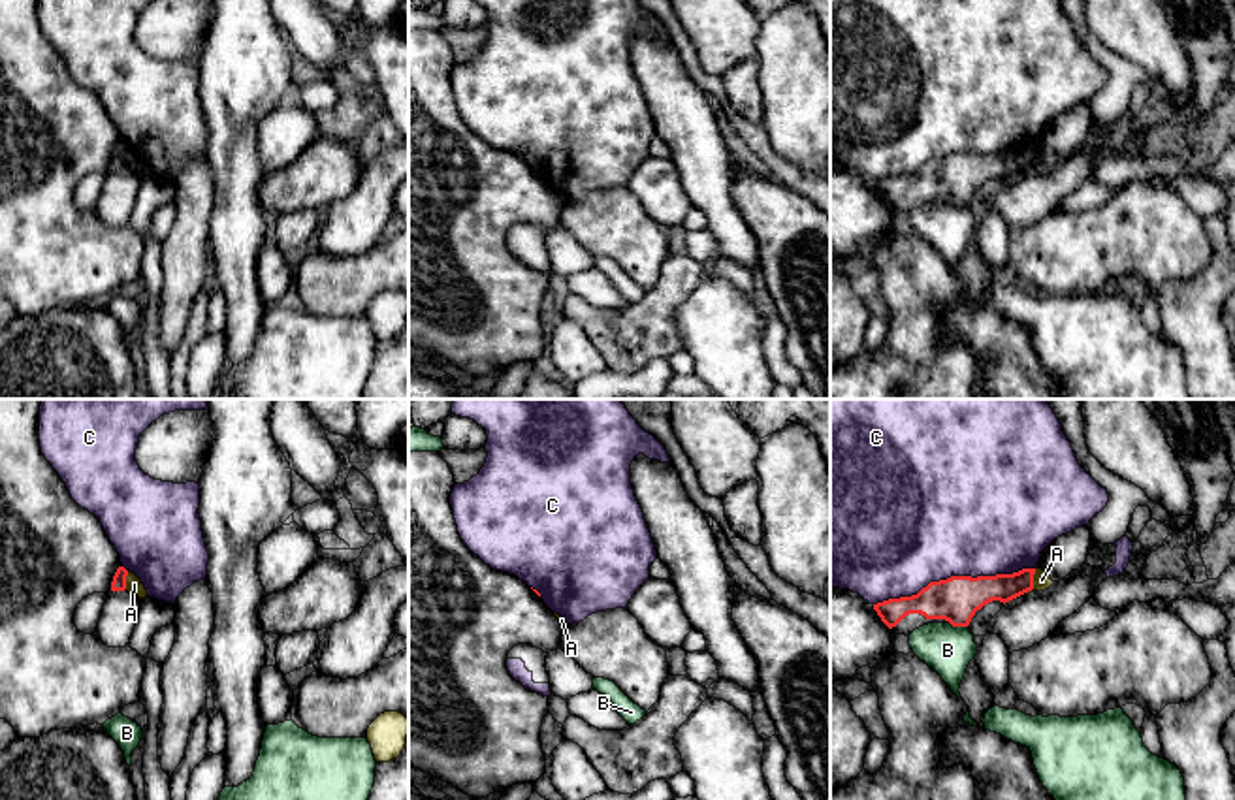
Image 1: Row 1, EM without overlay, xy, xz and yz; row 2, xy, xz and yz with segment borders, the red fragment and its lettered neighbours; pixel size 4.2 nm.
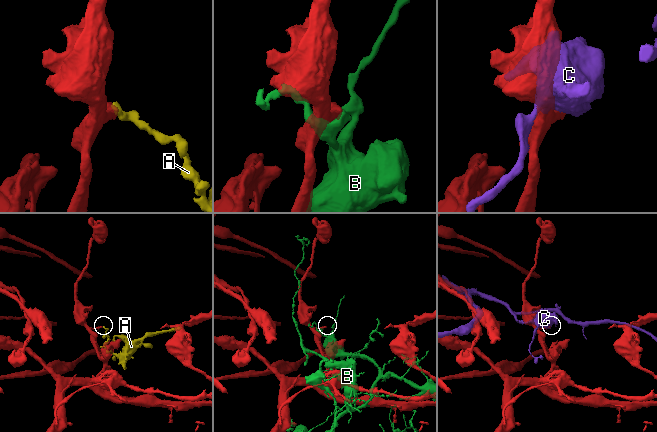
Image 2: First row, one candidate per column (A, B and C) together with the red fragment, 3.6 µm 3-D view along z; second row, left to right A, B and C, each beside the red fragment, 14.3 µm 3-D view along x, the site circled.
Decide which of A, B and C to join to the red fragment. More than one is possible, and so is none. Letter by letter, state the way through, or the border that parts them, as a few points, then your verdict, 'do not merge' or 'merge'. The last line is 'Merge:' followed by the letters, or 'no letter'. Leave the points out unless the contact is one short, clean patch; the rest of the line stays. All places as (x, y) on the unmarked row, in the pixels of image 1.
A: border yz (1036, 147), (1030, 168); do not merge
B: do not merge
C: do not merge
Merge: no letter

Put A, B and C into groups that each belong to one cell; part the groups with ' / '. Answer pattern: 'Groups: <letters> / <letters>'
Groups: A / B / C

